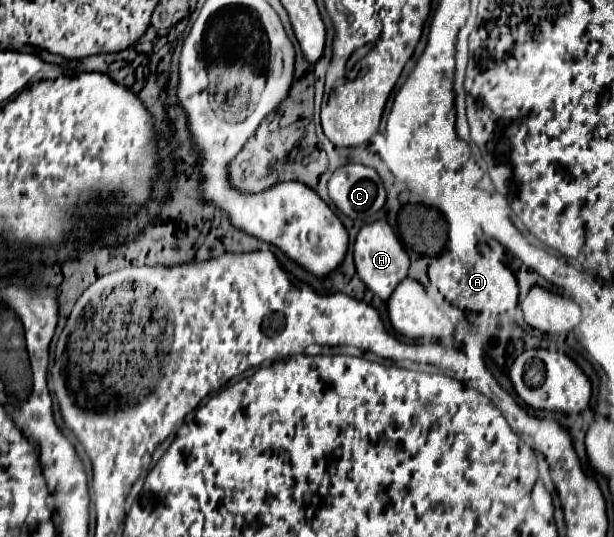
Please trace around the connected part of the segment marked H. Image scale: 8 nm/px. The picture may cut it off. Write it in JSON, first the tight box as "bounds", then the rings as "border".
{"bounds":[353,219,409,301],"border":[[[379,219],[375,223],[367,223],[359,229],[353,255],[355,255],[355,267],[357,267],[359,279],[367,285],[369,291],[379,295],[383,301],[387,301],[391,297],[391,293],[395,291],[395,287],[407,277],[409,257],[405,253],[405,247],[401,245],[401,241],[395,235],[395,231],[391,229],[391,225],[383,219]]]}

